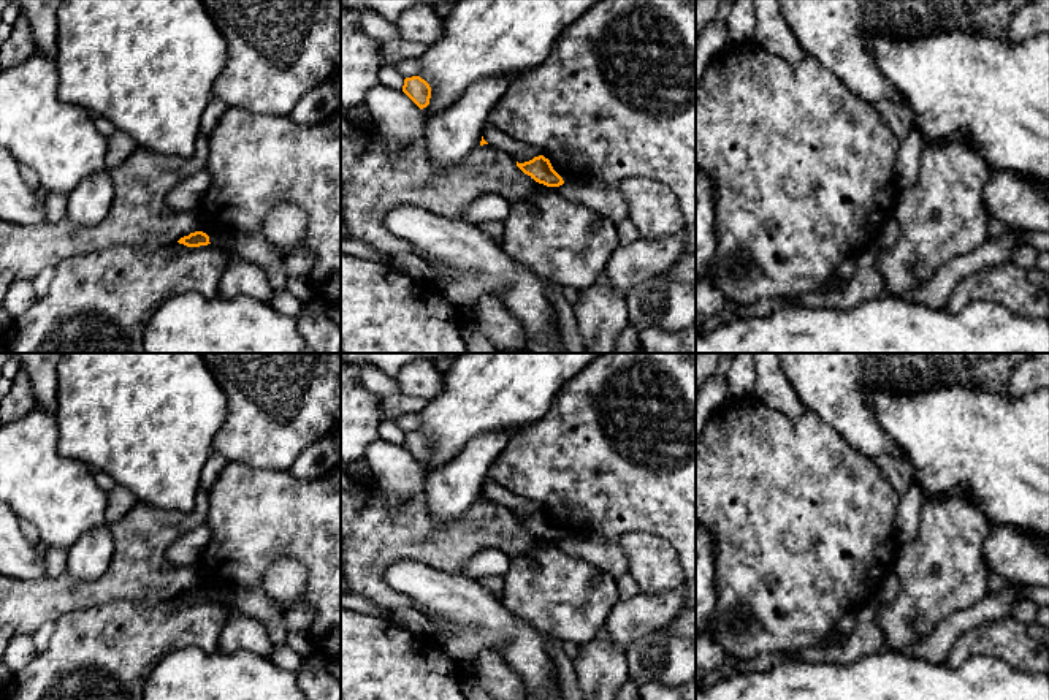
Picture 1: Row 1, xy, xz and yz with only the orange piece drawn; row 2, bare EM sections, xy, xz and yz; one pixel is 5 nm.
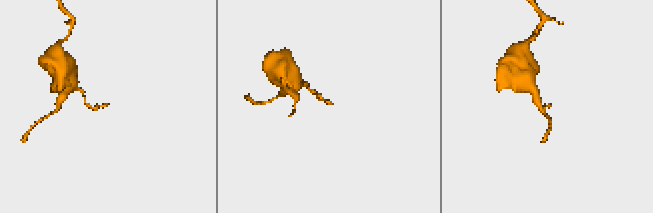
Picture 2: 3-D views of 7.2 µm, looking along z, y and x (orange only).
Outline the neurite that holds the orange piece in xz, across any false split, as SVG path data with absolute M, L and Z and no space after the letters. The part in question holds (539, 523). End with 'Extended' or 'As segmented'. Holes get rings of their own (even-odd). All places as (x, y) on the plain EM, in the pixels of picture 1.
M544 510L534 512L524 518L517 516L517 521L536 537L547 542L559 542L564 538L563 532L553 524L550 515Z. As segmented

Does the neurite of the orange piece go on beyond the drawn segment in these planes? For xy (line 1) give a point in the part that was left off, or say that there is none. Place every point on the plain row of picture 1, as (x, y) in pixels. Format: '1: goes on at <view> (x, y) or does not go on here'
1: does not go on here

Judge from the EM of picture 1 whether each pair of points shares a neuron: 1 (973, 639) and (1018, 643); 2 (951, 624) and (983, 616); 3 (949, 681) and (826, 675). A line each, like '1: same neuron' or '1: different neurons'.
1: same neuron
2: same neuron
3: same neuron

